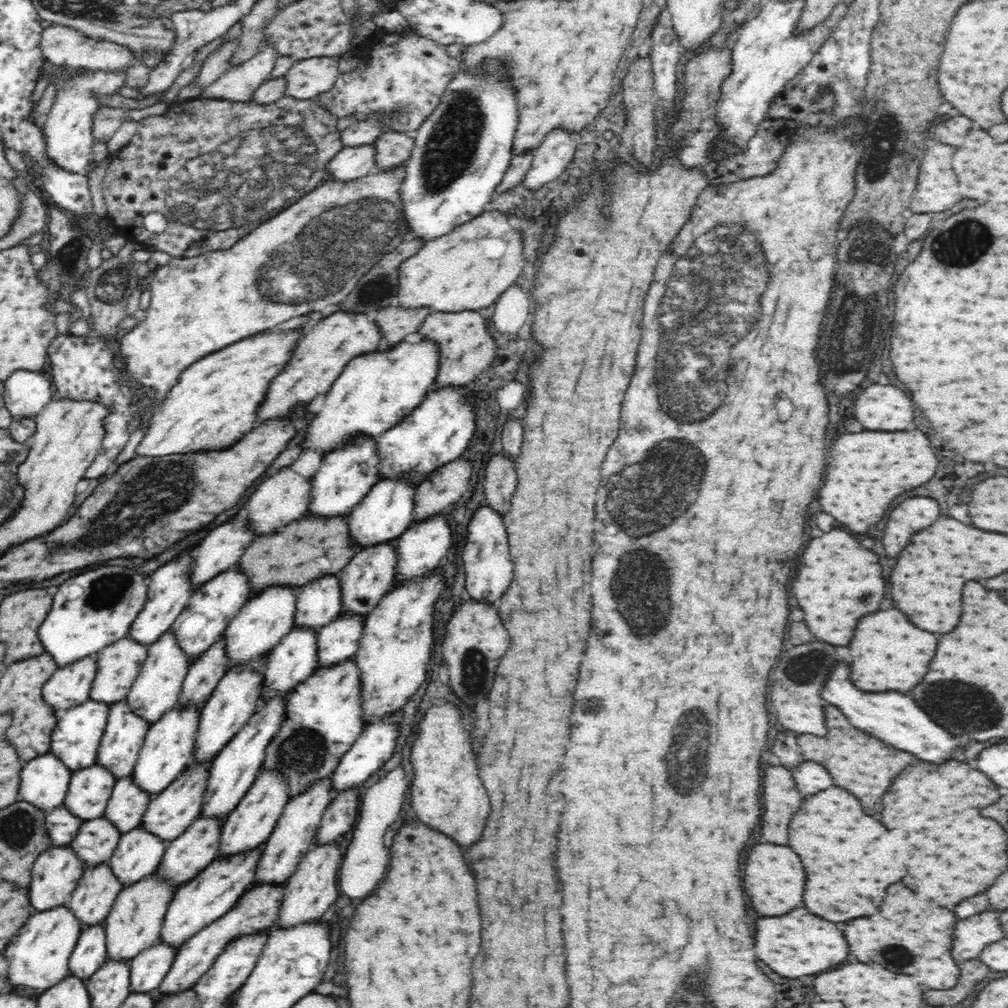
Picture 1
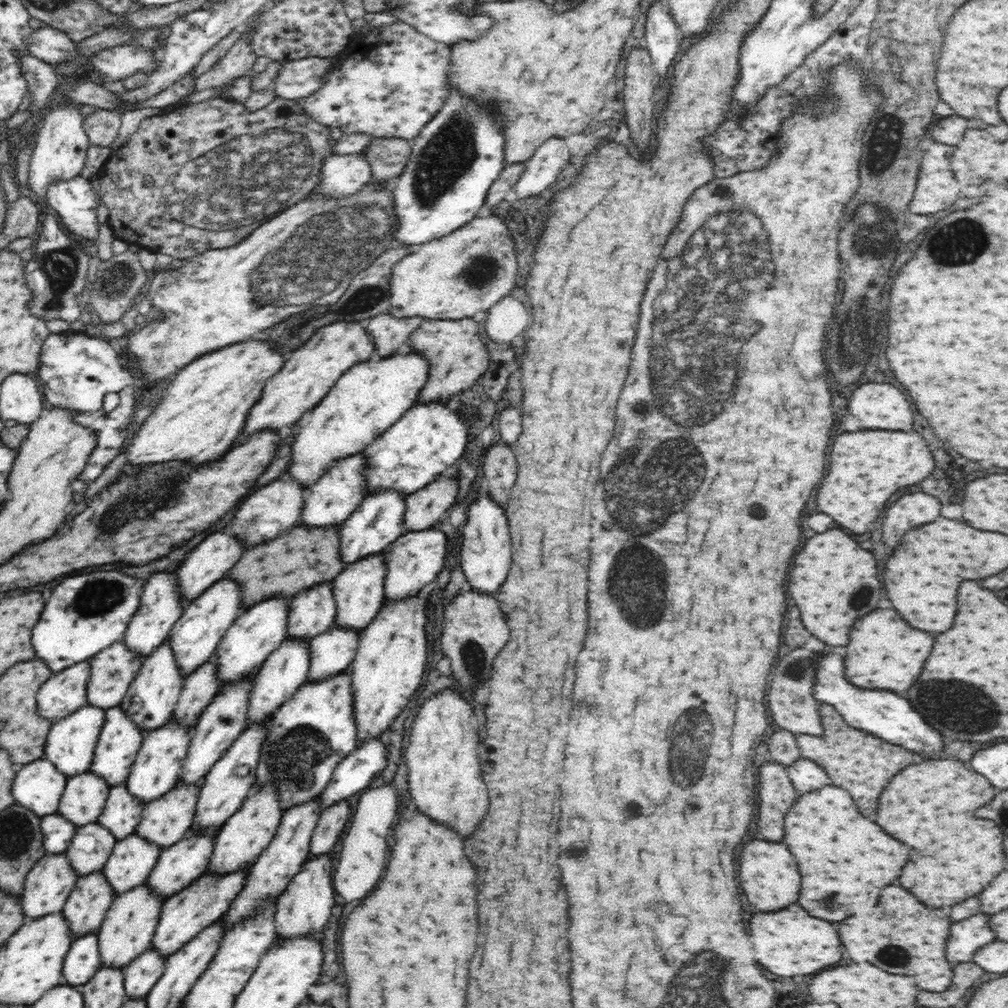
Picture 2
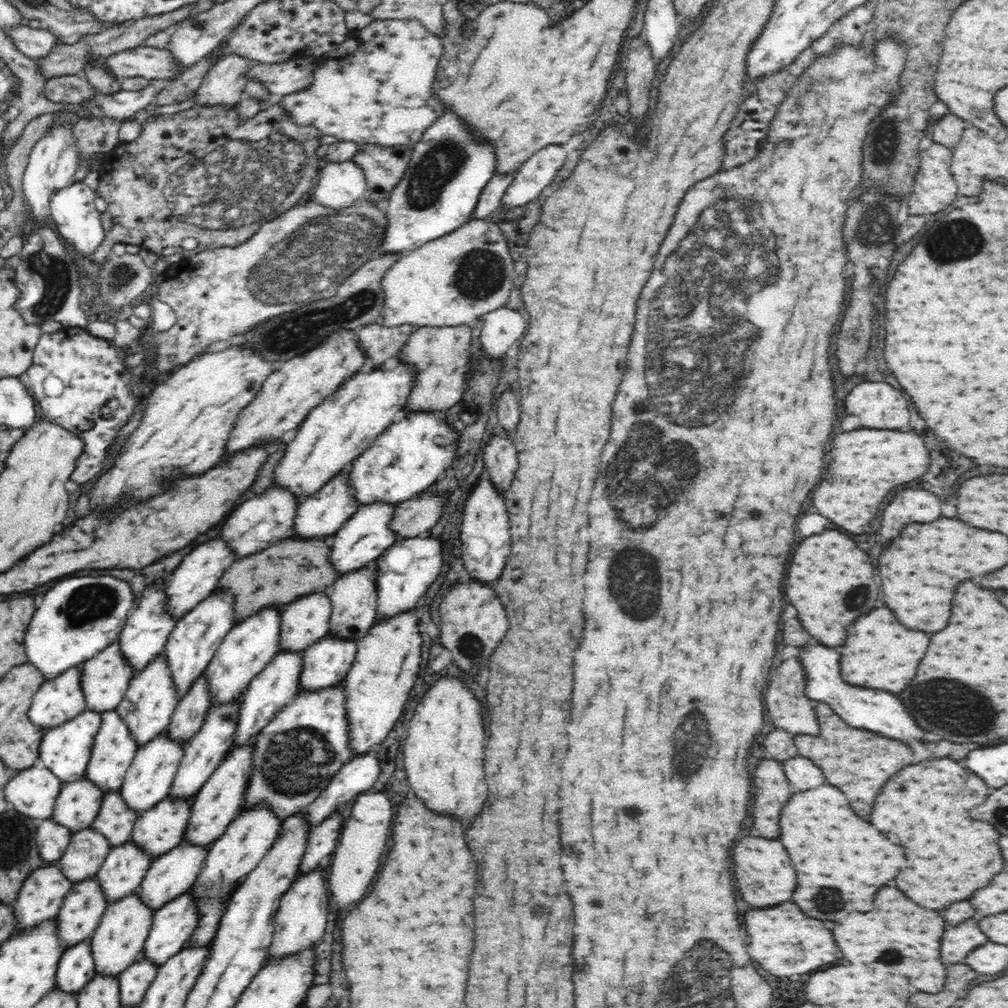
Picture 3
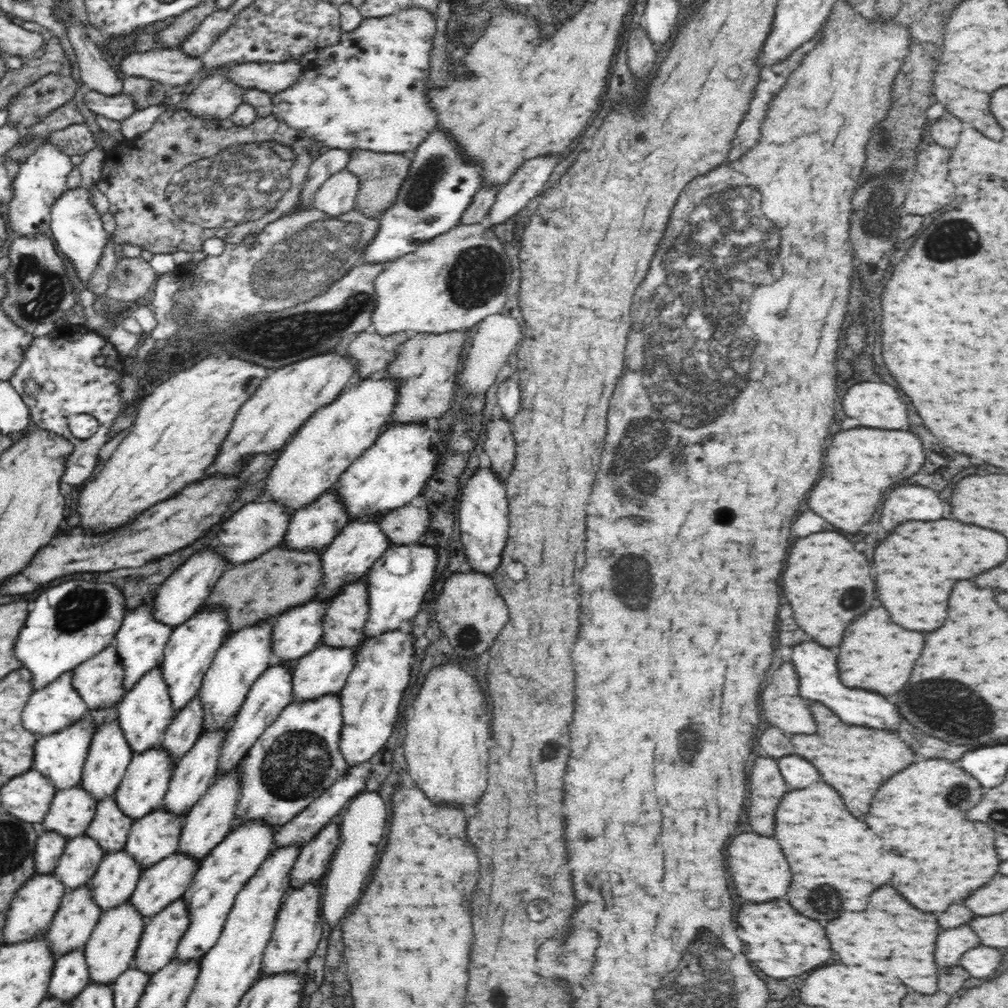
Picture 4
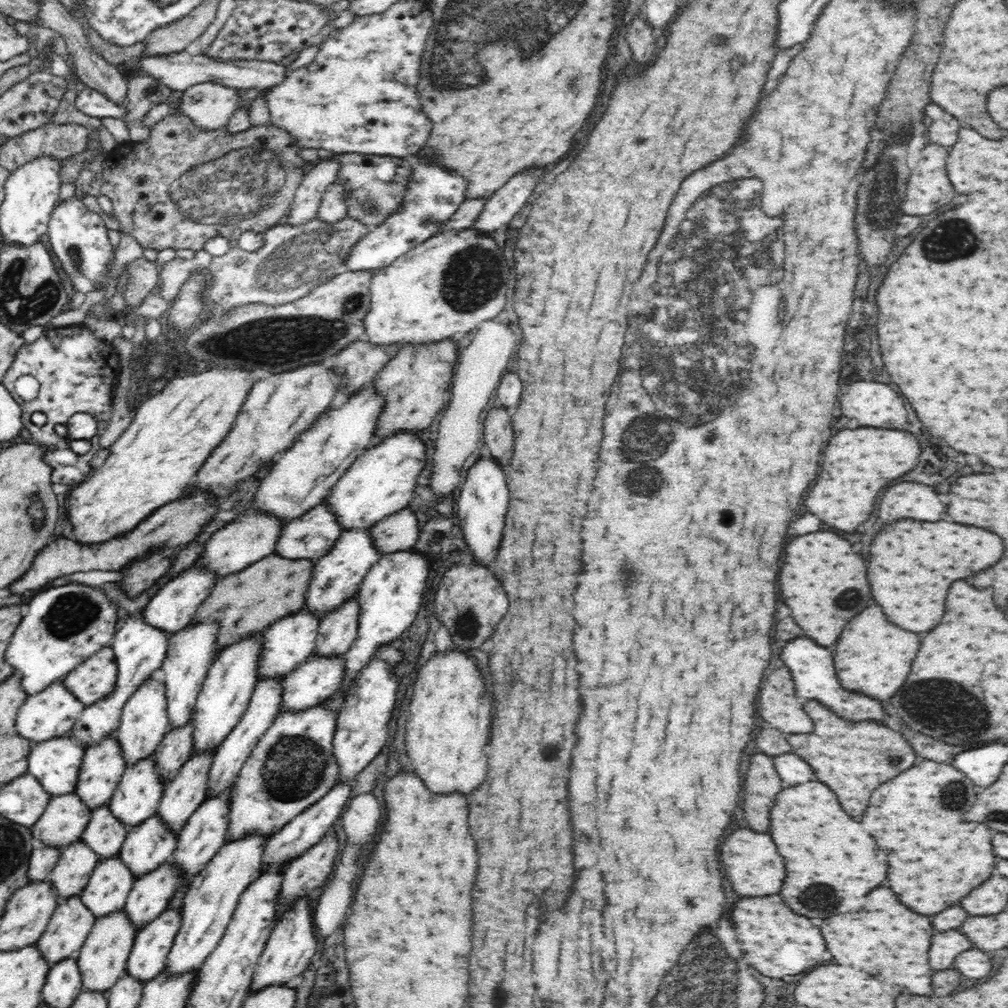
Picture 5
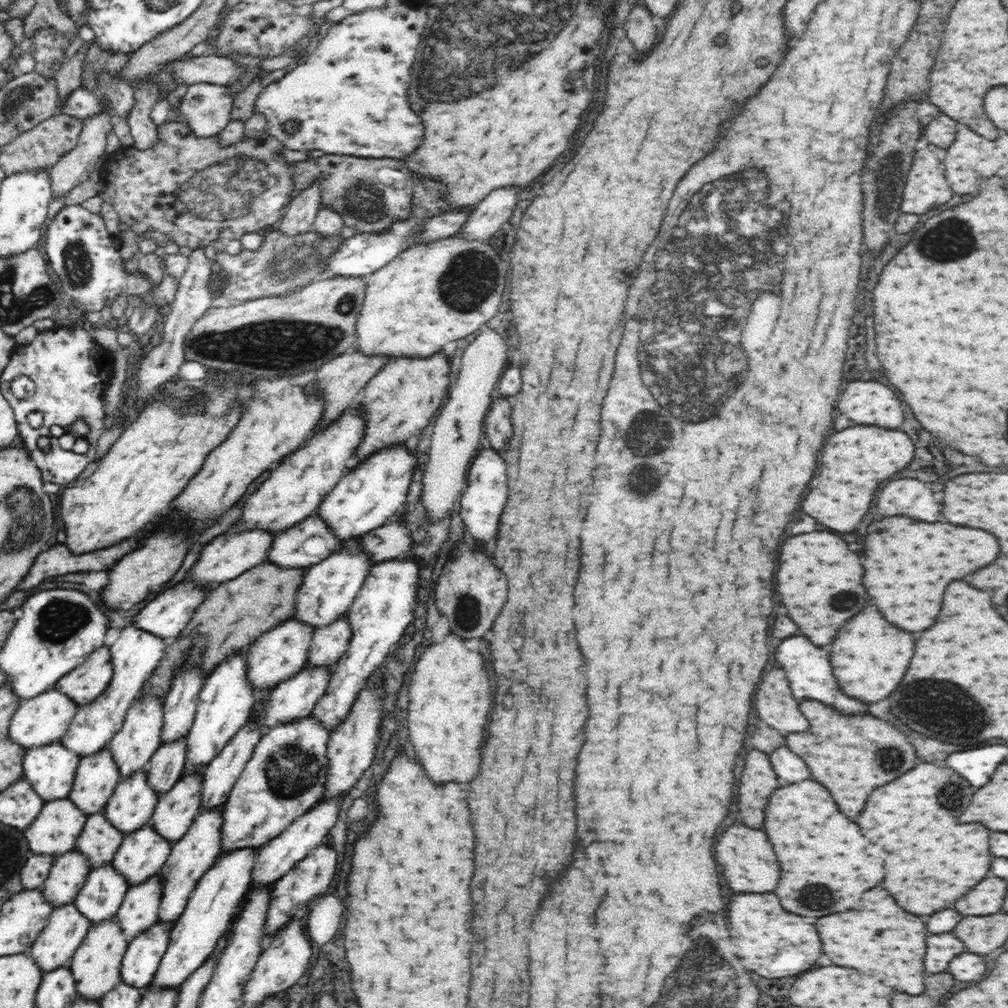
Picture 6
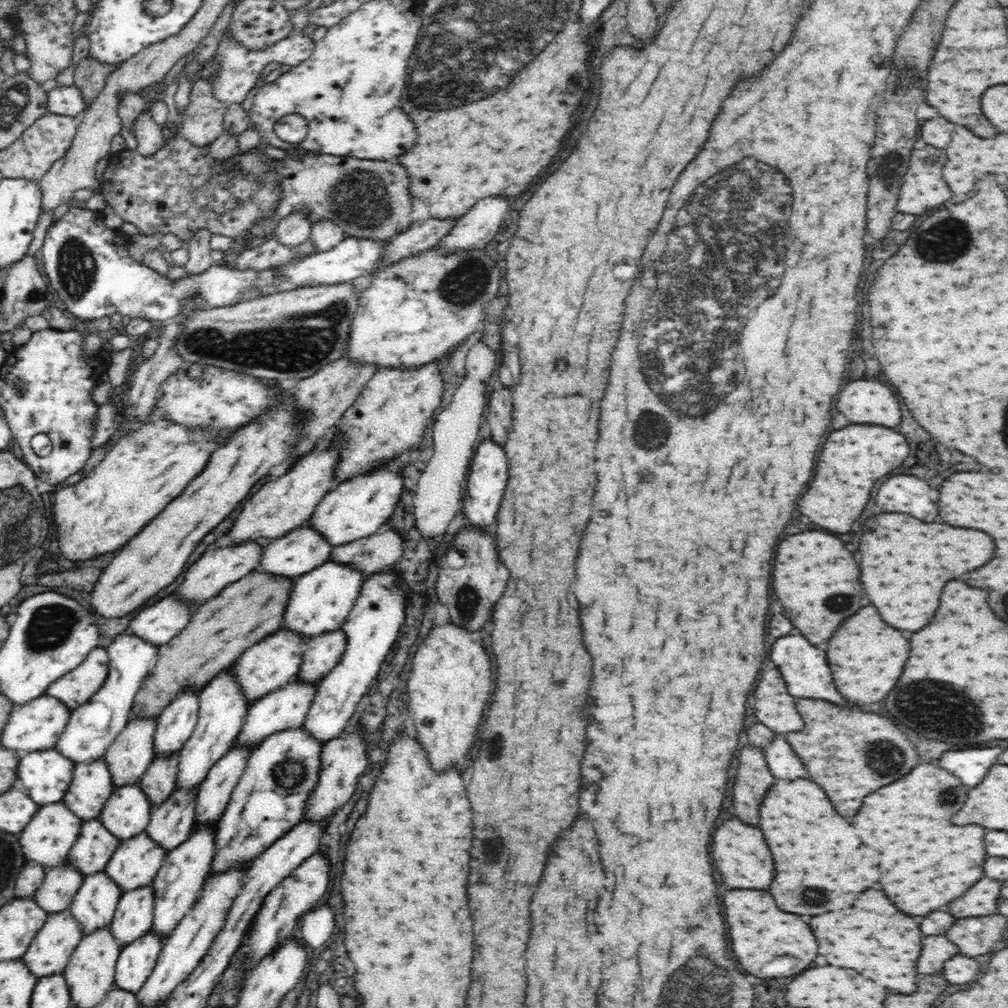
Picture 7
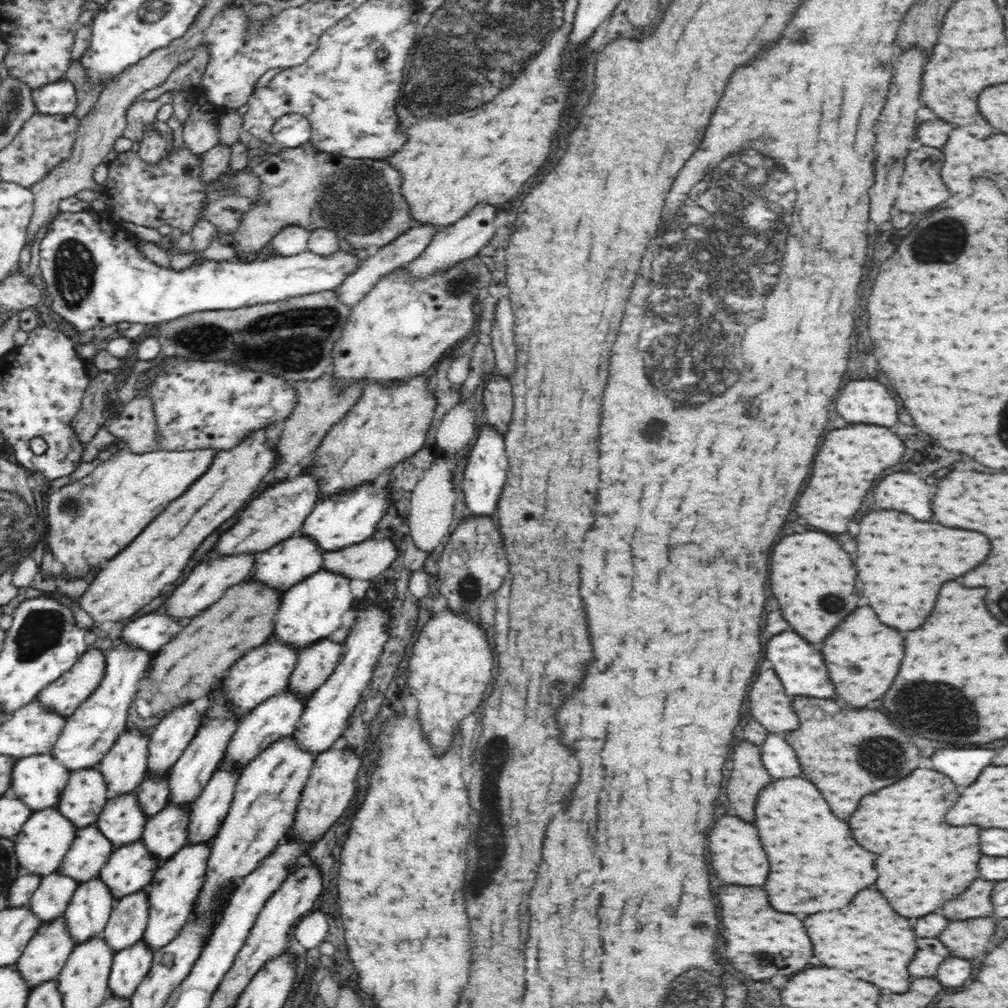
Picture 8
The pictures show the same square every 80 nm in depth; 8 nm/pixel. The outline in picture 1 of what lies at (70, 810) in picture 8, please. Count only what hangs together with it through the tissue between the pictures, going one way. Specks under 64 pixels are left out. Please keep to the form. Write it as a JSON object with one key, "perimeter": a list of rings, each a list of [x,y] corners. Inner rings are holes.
{"perimeter":[[[122,701],[110,705],[107,723],[100,747],[98,747],[95,764],[101,765],[102,768],[105,768],[117,779],[120,779],[133,772],[151,725],[147,720],[134,713],[134,710],[130,709],[130,705],[126,705],[126,702]]]}

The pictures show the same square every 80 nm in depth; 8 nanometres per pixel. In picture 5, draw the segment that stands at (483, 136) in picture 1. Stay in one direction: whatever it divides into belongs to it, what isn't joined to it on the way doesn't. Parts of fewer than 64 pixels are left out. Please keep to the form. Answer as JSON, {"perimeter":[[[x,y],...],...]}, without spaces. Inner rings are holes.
{"perimeter":[[[427,158],[413,163],[407,192],[402,200],[402,208],[398,213],[392,214],[384,224],[378,224],[354,243],[350,249],[350,256],[345,258],[346,269],[354,272],[375,271],[390,266],[394,260],[438,234],[441,224],[452,220],[454,212],[458,212],[458,207],[466,202],[466,186],[468,182],[460,178],[457,172],[448,172],[447,167],[433,164]]]}

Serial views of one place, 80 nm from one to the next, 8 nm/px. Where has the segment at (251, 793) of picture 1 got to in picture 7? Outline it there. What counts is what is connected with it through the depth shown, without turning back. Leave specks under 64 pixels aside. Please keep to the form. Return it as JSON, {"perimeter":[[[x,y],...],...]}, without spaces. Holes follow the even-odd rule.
{"perimeter":[[[238,866],[238,868],[228,870],[228,872],[212,874],[204,882],[192,910],[182,917],[180,924],[166,938],[153,971],[146,982],[138,989],[138,992],[135,992],[138,1006],[162,1004],[171,995],[171,992],[190,976],[190,973],[210,950],[216,935],[223,929],[226,915],[244,884],[245,874],[246,870]]]}

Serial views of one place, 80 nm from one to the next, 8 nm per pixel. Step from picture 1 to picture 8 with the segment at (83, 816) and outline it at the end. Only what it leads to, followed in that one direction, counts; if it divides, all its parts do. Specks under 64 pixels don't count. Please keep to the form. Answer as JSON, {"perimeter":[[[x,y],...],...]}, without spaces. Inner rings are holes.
{"perimeter":[[[48,808],[30,815],[21,831],[15,836],[15,856],[21,872],[29,872],[38,876],[48,876],[59,870],[62,859],[72,846],[77,835],[77,826],[64,818],[58,808]]]}

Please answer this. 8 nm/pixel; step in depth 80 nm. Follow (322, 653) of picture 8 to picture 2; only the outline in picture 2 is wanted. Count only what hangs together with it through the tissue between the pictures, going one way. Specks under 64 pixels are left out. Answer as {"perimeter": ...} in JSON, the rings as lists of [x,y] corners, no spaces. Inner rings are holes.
{"perimeter":[[[383,551],[356,560],[354,564],[347,565],[331,582],[337,608],[334,625],[351,628],[359,633],[378,614],[378,610],[383,606],[384,581],[387,573],[384,557]]]}

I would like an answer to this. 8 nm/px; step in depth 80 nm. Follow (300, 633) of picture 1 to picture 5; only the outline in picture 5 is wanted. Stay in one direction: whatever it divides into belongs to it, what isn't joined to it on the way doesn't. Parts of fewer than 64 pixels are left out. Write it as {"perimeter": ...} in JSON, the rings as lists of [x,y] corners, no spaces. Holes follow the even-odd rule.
{"perimeter":[[[284,678],[262,679],[254,688],[251,702],[246,713],[239,720],[239,724],[233,732],[216,749],[212,764],[209,770],[209,782],[207,784],[207,798],[218,797],[222,792],[228,792],[236,780],[244,762],[250,756],[260,738],[268,731],[273,724],[273,720],[282,710],[282,692],[284,692]]]}

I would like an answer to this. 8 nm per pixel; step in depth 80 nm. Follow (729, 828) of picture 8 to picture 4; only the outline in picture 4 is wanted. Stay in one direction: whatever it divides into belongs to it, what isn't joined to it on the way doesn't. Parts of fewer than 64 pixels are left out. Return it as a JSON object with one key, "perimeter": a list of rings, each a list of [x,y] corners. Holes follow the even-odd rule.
{"perimeter":[[[752,832],[738,834],[728,844],[728,872],[736,892],[748,902],[766,902],[784,898],[790,888],[790,868],[782,848],[774,838],[758,836]]]}

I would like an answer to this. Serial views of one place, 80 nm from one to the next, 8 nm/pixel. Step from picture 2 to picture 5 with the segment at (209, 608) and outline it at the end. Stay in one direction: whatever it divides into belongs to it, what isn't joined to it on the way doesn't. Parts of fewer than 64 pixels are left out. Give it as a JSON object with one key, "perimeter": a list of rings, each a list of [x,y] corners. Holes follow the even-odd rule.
{"perimeter":[[[198,622],[169,635],[169,646],[162,669],[166,673],[165,692],[171,730],[185,726],[193,718],[198,694],[216,654],[217,622]]]}

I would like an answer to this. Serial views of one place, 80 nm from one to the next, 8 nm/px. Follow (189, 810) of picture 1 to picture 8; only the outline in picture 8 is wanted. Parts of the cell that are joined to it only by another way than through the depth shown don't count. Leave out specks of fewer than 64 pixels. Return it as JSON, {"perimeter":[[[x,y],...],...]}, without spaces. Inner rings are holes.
{"perimeter":[[[139,839],[115,849],[100,869],[98,877],[117,900],[146,888],[160,868],[158,861]]]}

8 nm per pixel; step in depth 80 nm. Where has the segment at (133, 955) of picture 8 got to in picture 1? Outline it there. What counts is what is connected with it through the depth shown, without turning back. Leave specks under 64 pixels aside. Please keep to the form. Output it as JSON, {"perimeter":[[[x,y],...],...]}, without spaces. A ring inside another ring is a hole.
{"perimeter":[[[264,845],[248,852],[240,852],[236,856],[218,856],[192,880],[178,887],[165,912],[159,942],[179,948],[196,932],[200,932],[206,925],[212,924],[234,908],[242,894],[252,886],[263,850]]]}

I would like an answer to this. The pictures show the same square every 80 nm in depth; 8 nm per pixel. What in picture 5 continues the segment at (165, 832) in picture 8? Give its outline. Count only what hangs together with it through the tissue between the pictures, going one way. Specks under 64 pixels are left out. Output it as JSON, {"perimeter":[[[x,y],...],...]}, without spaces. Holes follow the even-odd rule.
{"perimeter":[[[193,752],[179,768],[177,774],[165,785],[162,791],[162,800],[157,815],[167,824],[167,828],[176,835],[184,828],[190,816],[203,804],[207,798],[207,784],[209,770],[216,752]]]}

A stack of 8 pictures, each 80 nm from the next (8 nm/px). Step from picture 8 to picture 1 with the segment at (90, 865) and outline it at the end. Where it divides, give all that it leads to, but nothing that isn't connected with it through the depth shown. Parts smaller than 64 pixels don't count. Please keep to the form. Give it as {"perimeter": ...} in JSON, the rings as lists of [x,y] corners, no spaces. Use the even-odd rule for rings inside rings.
{"perimeter":[[[131,774],[117,779],[111,795],[104,817],[120,831],[120,834],[141,826],[142,817],[154,796],[140,790]]]}

